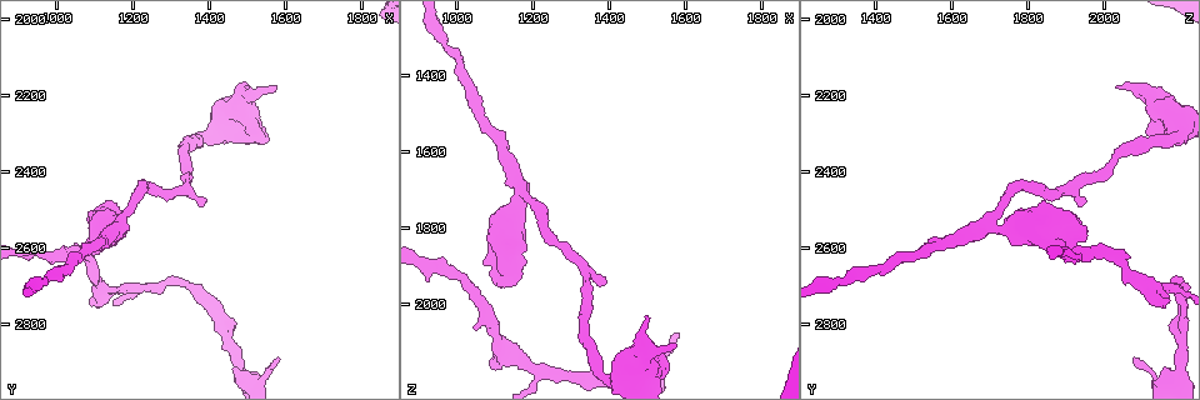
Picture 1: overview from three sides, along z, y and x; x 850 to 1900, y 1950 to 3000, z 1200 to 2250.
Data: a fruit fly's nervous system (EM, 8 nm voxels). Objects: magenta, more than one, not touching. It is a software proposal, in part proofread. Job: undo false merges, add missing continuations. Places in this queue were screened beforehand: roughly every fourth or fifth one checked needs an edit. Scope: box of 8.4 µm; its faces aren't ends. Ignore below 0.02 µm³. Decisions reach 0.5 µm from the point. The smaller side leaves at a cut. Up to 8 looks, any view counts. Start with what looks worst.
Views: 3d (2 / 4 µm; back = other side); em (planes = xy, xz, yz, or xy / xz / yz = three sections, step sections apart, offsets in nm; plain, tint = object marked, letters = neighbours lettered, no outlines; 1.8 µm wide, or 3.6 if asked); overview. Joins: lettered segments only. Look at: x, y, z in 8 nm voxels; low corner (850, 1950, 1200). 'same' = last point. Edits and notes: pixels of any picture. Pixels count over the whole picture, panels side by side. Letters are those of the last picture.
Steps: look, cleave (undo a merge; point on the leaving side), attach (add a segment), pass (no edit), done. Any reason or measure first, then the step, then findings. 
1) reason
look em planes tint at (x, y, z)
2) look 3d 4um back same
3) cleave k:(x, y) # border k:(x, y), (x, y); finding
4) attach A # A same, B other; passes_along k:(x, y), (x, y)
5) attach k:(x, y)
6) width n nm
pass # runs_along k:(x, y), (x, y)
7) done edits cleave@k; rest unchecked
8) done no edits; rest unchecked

an open end
look 3d 2um at (1090, 2755, 2150)

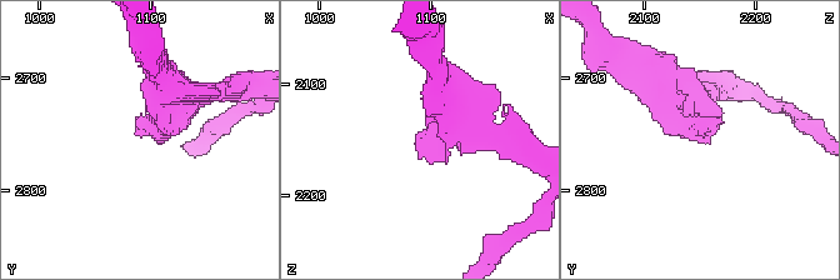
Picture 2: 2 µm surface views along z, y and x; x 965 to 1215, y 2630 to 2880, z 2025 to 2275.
arm_widths 190, 220 nm
look em xz step 8 tint at (1086, 2750, 2152)

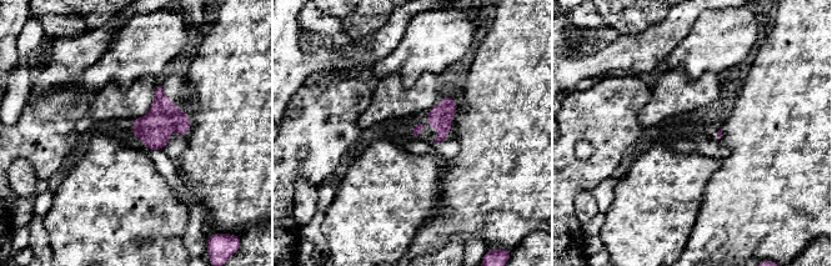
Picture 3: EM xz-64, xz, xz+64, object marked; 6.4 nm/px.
cut it another way
look em yz step 16 letters same

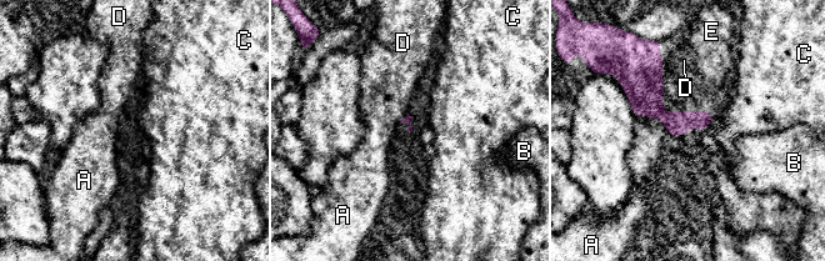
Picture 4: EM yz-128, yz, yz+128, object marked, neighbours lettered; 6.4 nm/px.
pass # A other, B other, C other, D other, E other; border 4:(636, 115), (658, 119), (668, 132); none of them fits

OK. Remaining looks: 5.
three arms meet
look em 3.6um yz step 16 tint at (1175, 2530, 1695)

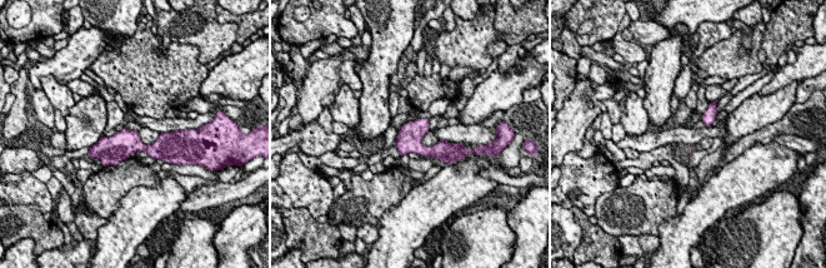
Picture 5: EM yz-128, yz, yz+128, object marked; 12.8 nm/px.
look em 3.6um planes letters same

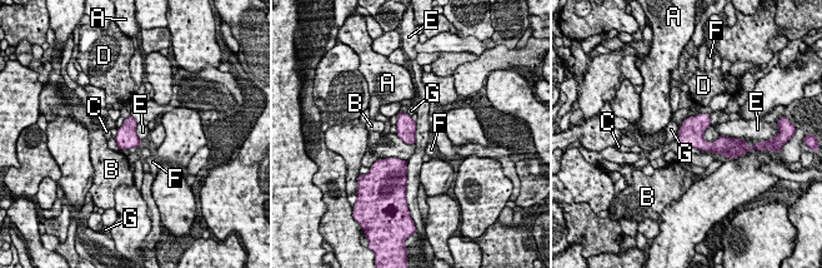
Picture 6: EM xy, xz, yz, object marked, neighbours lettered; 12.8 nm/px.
pass # A other, B other, C other, D other, E other, F other, G other; border 6:(416, 122), (414, 143); one neuron here

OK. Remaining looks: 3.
branch stops here
look em planes letters at (1370, 2495, 1930)

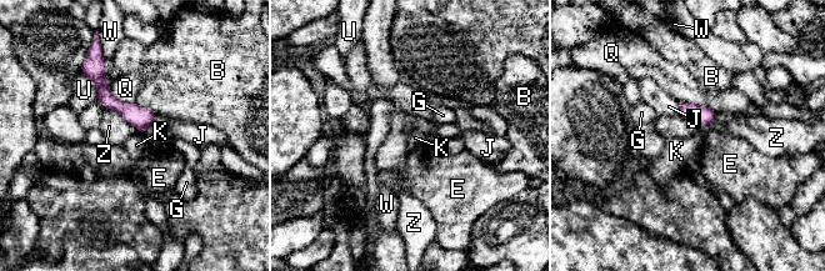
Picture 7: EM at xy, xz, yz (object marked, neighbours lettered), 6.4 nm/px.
pass # B other, E other, G other, J other, K other, Q other, U other, W other, Z other; border 7:(140, 134), (144, 135); no lettered segment goes on from it

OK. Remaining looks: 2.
done no edits; rest unchecked

